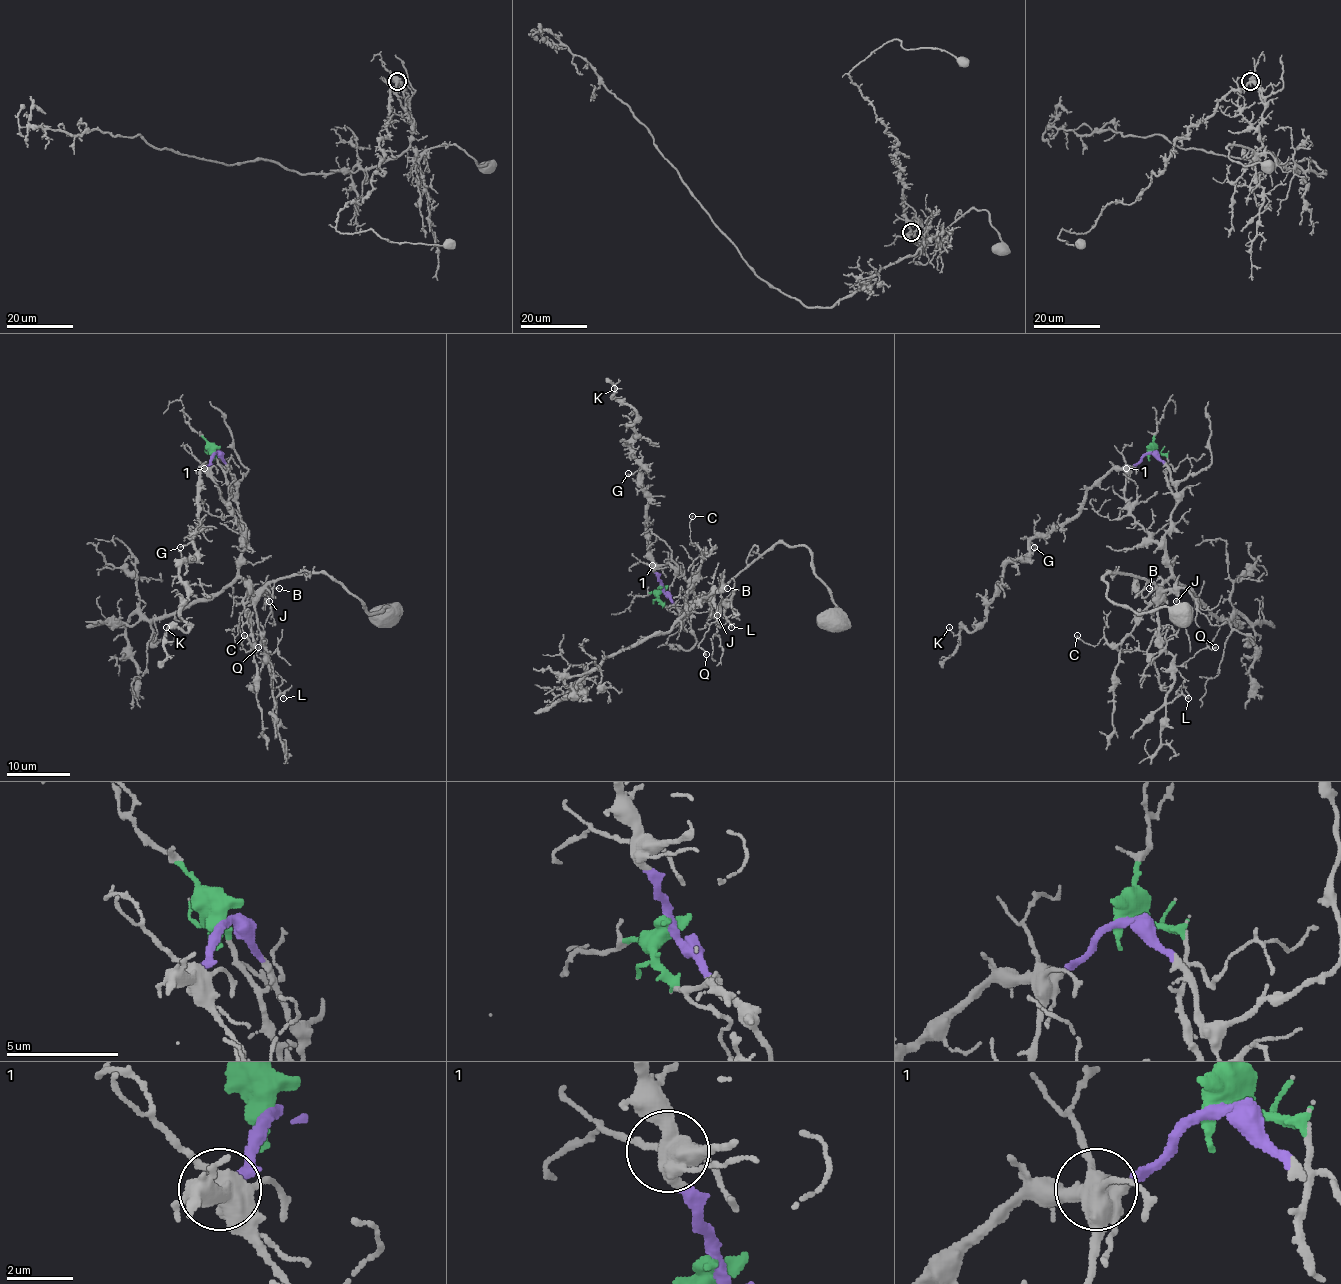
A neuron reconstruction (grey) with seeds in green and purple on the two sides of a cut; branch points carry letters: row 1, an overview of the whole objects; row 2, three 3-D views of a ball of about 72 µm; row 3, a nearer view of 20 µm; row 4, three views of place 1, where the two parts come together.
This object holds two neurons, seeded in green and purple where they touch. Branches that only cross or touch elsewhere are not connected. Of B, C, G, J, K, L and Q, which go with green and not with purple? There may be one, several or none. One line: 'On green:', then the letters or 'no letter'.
On green: B, C, J, L, Q

